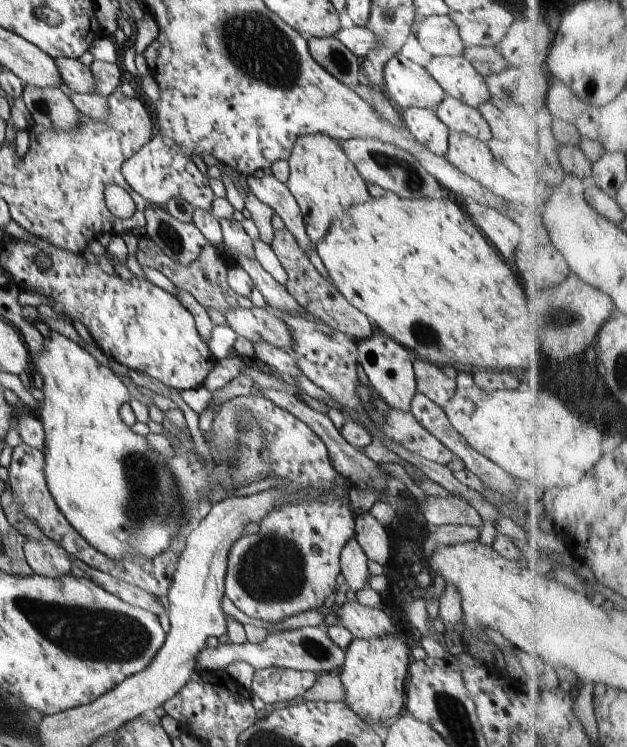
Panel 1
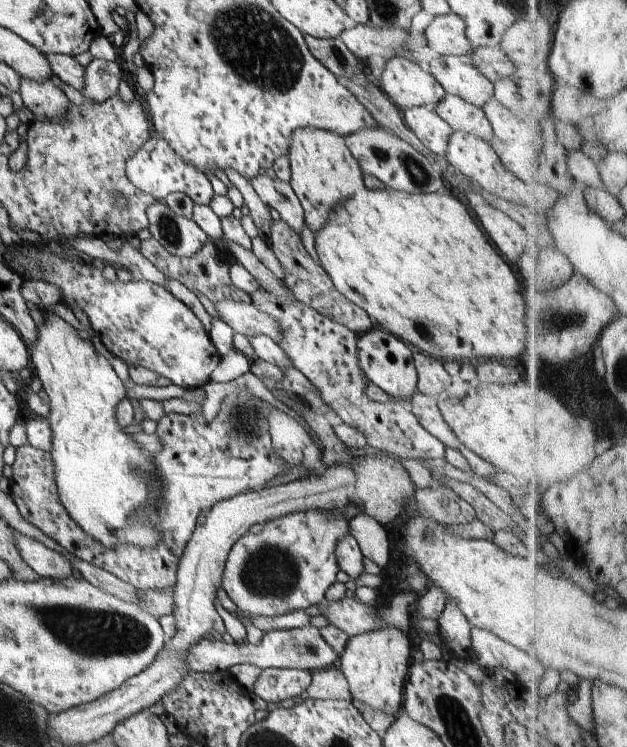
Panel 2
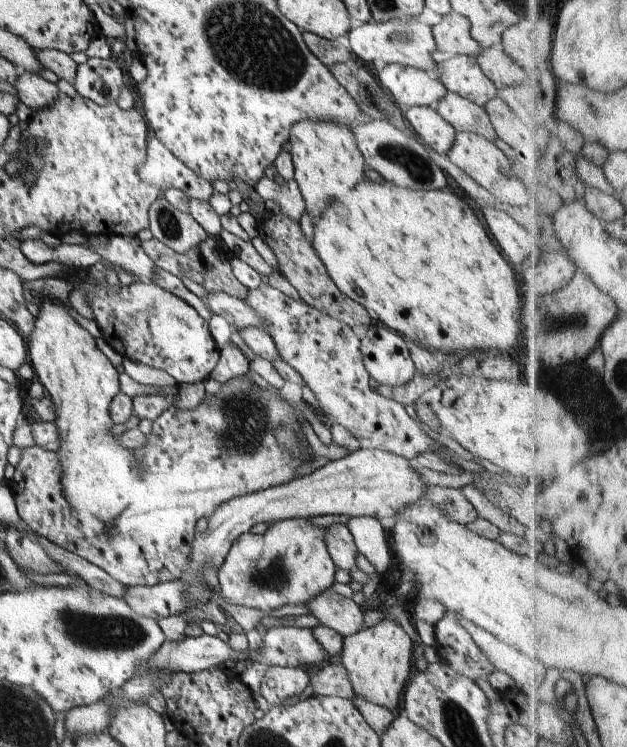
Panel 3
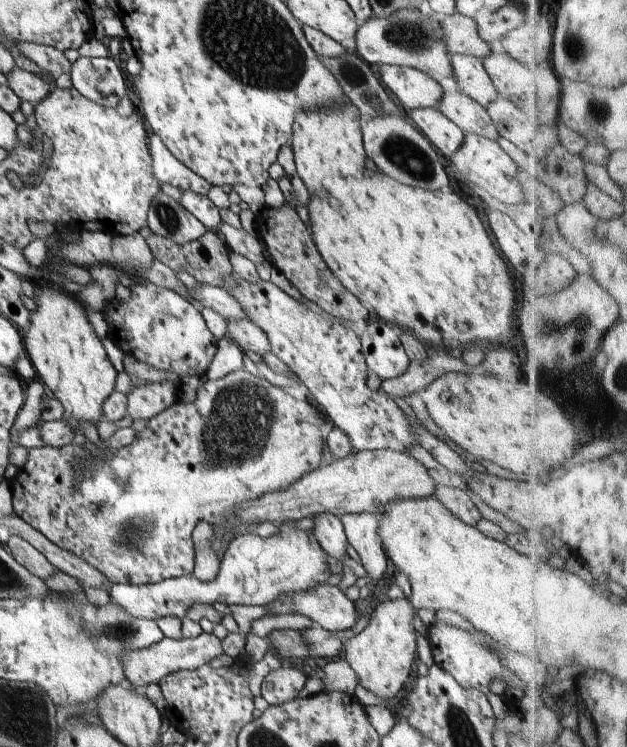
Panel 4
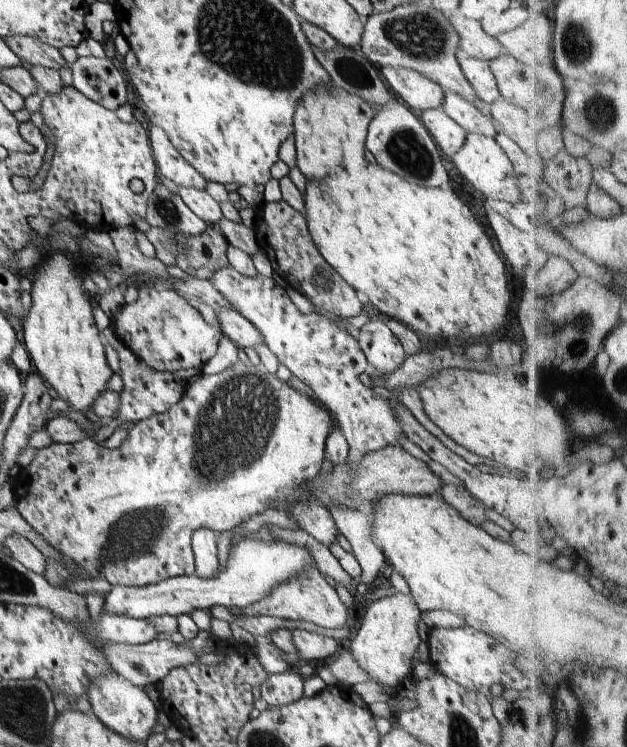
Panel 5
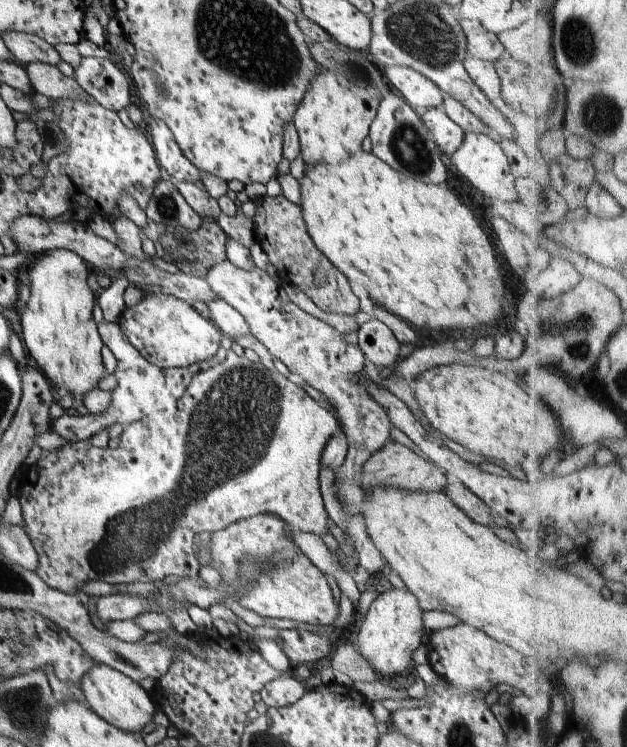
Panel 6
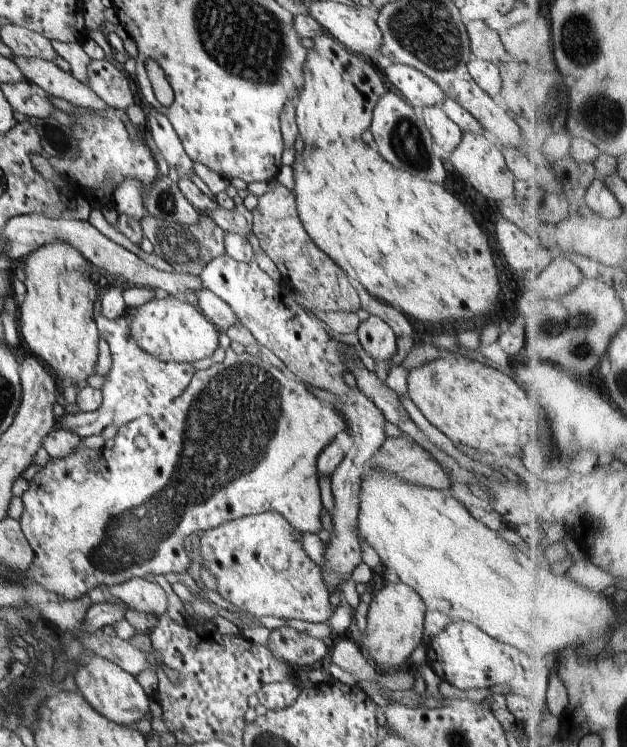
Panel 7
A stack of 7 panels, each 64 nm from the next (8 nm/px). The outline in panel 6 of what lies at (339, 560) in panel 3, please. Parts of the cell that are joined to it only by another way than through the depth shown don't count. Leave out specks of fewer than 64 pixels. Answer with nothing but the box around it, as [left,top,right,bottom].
[16,349,340,594]

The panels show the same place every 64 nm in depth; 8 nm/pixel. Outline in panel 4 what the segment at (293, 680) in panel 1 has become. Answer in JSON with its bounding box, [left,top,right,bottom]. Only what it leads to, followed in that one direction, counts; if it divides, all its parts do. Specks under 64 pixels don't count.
[262,664,308,705]

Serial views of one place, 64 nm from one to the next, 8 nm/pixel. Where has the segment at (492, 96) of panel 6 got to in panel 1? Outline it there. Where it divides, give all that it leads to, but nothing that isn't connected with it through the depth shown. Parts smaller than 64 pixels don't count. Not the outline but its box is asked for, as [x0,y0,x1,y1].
[425,54,491,109]

